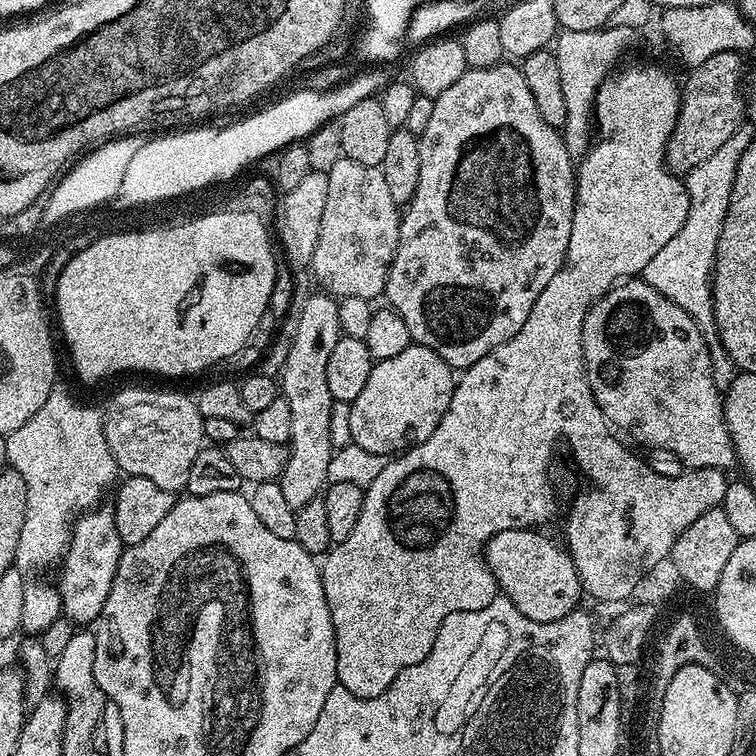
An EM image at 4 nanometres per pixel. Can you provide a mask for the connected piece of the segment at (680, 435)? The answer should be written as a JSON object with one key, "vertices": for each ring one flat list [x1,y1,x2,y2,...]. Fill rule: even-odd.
{"vertices":[[625,278,613,284,611,290,595,300,588,309,582,322,582,350,589,373,596,372,607,364,616,368,616,381,613,384,592,375,587,377,587,381,609,425,623,433,633,445,641,444,644,448,669,452,670,455,677,456,688,470,729,470,728,468,737,467,734,442,724,421,722,392,716,387,712,377,712,363,706,350,706,342,694,318,690,318,690,314,686,314,682,306,674,306,674,302,658,294,658,290,654,290,654,286,650,286,642,278]]}

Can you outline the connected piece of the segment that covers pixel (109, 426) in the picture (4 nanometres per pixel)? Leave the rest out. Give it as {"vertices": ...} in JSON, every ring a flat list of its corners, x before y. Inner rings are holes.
{"vertices":[[124,388,109,398,108,409,105,407,102,415,106,446,110,446,110,454,114,454,116,467,124,476,150,478,150,482,162,486,162,490,170,490,177,494,187,489,190,466,206,444,205,415,191,395,188,397,180,392,163,392,160,388]]}

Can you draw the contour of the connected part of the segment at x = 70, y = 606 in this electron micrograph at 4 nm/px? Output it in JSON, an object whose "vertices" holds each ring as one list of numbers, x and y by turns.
{"vertices":[[97,506,76,517,72,525,72,537,58,568,60,606,63,615,73,625,88,626,100,617,102,606,106,606,106,594,110,594,110,586,118,570,121,551,122,545,118,538,118,528,114,526,111,507]]}

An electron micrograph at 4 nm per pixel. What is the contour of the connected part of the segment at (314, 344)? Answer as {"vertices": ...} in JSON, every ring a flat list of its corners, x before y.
{"vertices":[[319,295,299,305,298,330,278,377,279,391,290,406,290,438,286,445,288,457,278,483,282,486,286,502,294,509,306,506,306,502,323,493,328,484,328,467,334,451,330,442,330,414,334,401,330,386,326,386,326,362,342,335,340,308,333,297]]}

